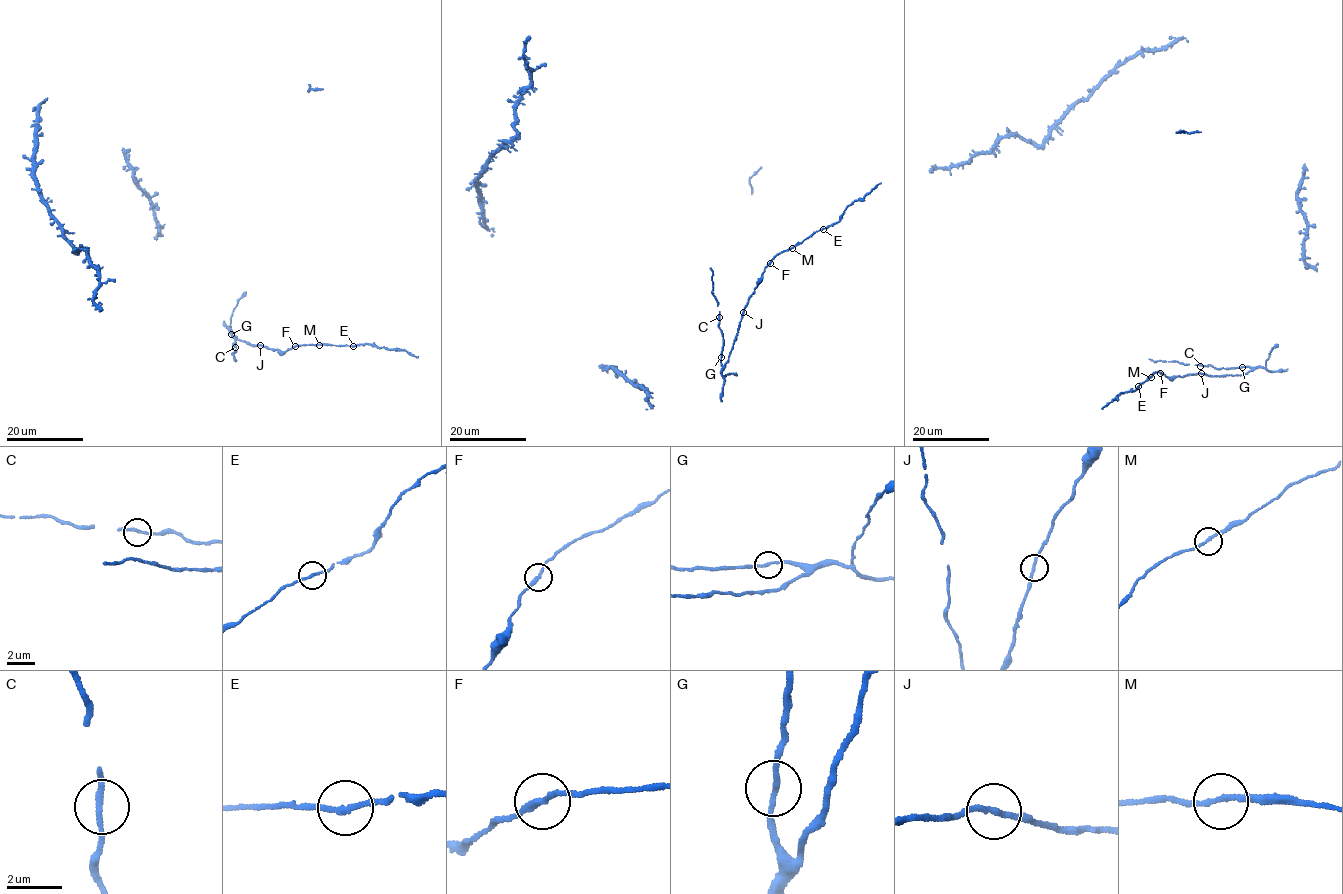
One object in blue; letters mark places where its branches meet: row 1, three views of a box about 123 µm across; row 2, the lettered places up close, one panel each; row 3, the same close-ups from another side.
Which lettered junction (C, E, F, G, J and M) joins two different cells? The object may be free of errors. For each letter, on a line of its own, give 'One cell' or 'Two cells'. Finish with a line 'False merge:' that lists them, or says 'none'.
C: One cell
E: One cell
F: One cell
G: One cell
J: One cell
M: One cell
False merge: none

